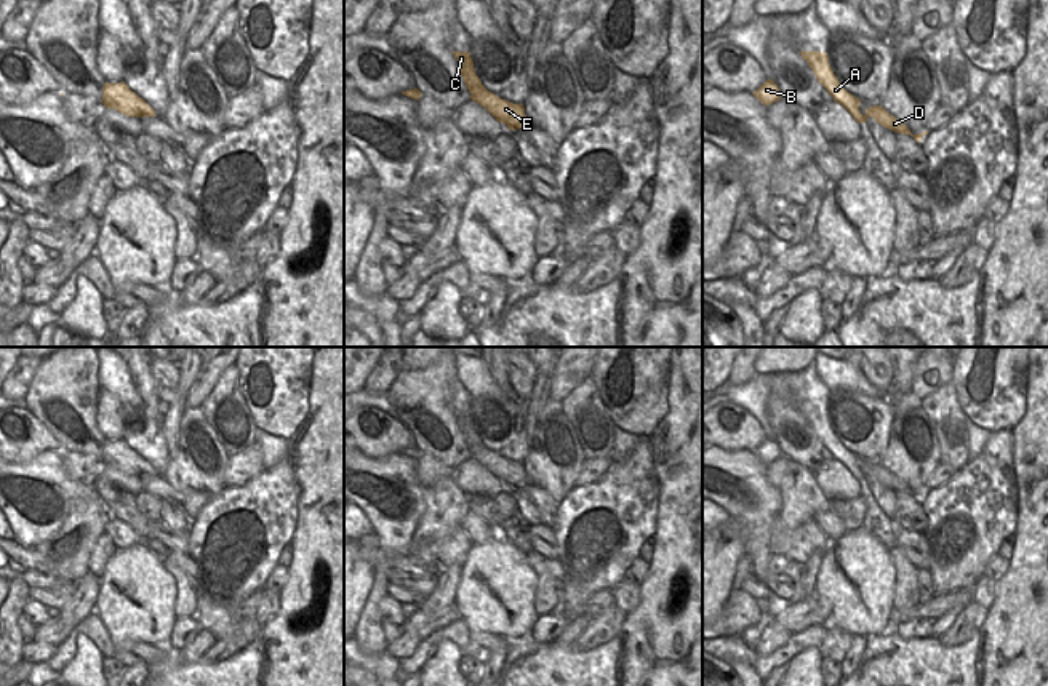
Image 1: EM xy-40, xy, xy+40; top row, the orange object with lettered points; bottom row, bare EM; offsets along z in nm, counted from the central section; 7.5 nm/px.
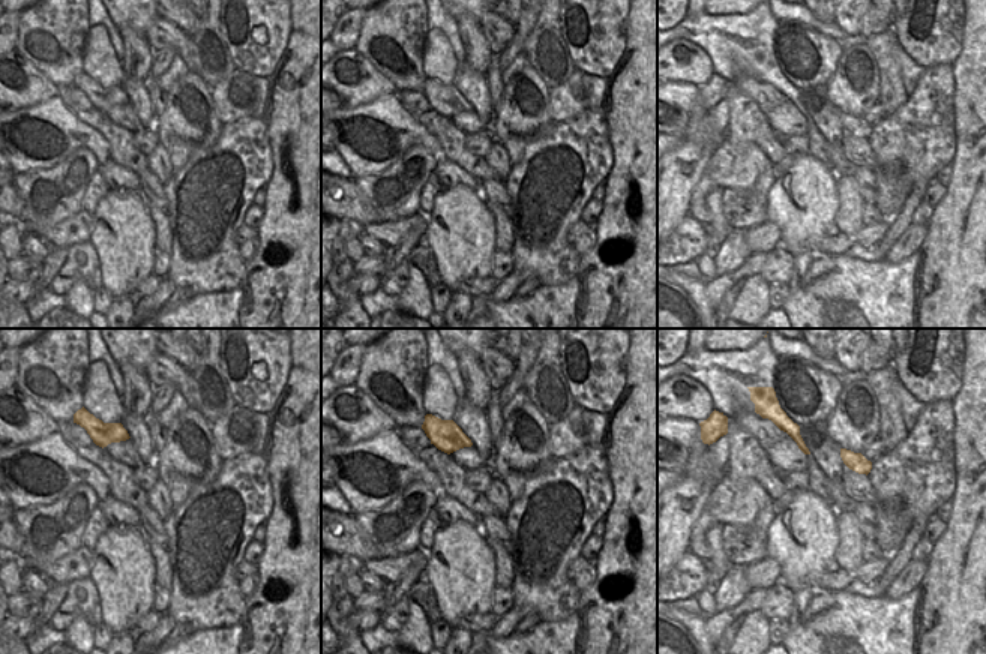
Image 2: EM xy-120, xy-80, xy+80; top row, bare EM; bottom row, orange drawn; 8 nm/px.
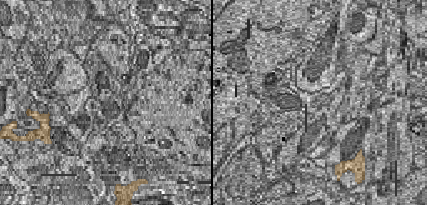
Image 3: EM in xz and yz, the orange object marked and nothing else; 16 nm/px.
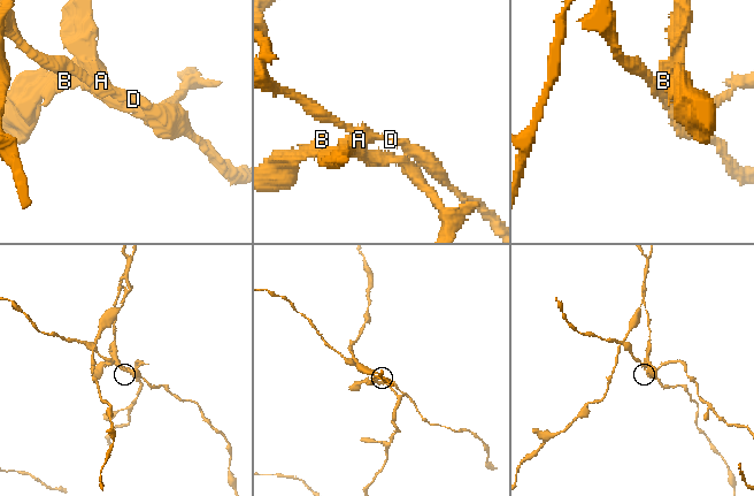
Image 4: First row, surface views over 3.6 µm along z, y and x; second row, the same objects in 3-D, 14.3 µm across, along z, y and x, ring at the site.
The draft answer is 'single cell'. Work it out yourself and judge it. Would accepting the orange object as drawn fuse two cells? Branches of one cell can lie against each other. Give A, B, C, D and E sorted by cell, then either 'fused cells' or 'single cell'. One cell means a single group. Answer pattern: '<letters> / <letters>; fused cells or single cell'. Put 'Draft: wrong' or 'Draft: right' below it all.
A B C / D E; fused cells
Draft: wrong

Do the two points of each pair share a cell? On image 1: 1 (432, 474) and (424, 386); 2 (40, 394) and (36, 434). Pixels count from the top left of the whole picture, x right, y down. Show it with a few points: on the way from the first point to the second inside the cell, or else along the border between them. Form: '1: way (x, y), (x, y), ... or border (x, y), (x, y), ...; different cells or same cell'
1: border (423, 453), (429, 453), (455, 469); different cells
2: border (26, 410), (45, 426), (58, 442), (60, 450); different cells

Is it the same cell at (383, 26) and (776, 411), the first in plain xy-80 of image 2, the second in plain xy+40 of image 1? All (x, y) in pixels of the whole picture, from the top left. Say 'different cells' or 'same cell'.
same cell

